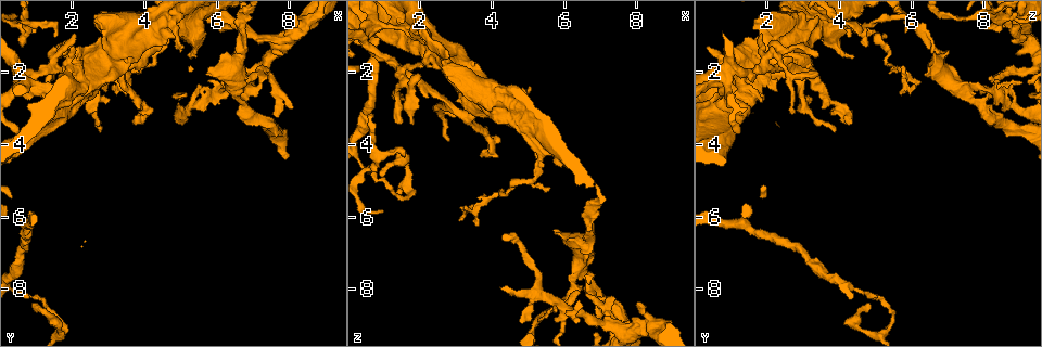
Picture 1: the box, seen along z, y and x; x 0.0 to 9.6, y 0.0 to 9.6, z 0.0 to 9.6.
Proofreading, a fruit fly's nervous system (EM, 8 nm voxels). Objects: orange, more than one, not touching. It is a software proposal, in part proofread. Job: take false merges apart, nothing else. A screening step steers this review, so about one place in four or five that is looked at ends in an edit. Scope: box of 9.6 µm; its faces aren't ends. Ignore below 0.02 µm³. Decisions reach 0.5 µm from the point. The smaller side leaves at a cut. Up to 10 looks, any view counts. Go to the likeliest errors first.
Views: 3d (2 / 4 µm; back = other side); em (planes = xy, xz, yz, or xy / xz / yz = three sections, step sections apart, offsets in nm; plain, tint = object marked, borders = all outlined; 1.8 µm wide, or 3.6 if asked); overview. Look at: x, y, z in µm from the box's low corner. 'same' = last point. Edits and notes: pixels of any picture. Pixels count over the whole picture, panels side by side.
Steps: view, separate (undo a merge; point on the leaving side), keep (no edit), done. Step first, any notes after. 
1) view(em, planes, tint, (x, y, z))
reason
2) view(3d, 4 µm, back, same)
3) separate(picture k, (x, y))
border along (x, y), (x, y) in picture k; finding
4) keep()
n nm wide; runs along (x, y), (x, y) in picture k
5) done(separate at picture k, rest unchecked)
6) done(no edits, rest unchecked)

view(3d, 4 µm, (0.75, 2.35, 0.70))
abrupt turn

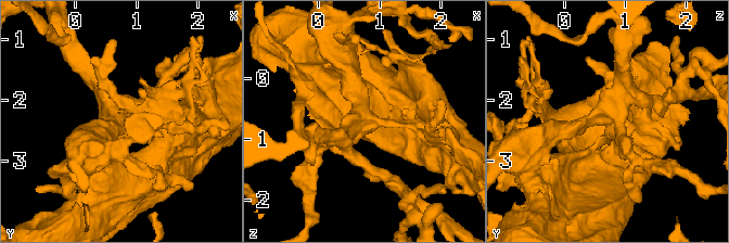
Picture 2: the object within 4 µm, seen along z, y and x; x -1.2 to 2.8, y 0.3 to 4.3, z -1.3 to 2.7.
view(em, planes, tint, (0.80, 2.35, 0.75))

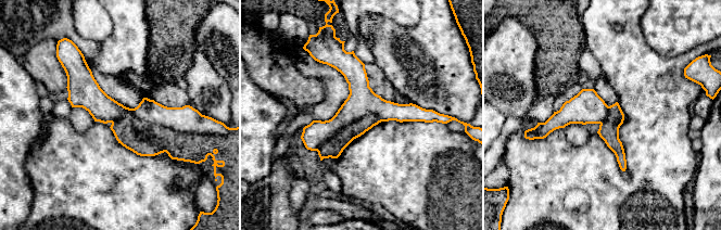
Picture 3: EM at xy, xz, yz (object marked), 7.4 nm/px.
separate(picture 3, (185, 119))
border along (112, 122), (131, 112), (191, 133) in picture 3; two neurons meet here

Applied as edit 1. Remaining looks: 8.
view(3d, 4 µm, back, (6.95, 3.20, 8.25))
side arm on a straight run

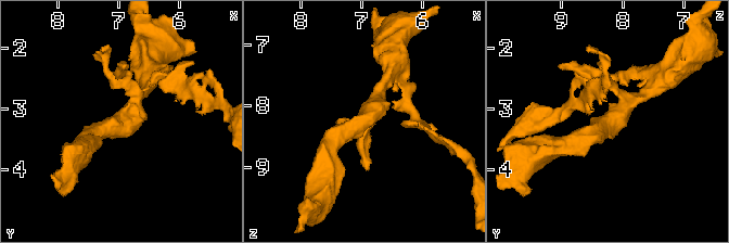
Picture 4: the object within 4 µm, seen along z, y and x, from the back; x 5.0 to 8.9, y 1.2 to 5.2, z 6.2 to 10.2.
view(em, yz, step 4, tint, (7.00, 3.20, 8.20))

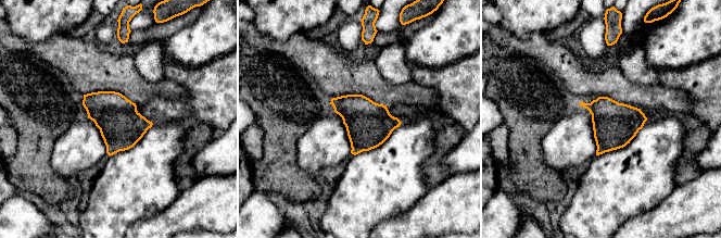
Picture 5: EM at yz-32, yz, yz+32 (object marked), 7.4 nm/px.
view(em, planes, tint, same)

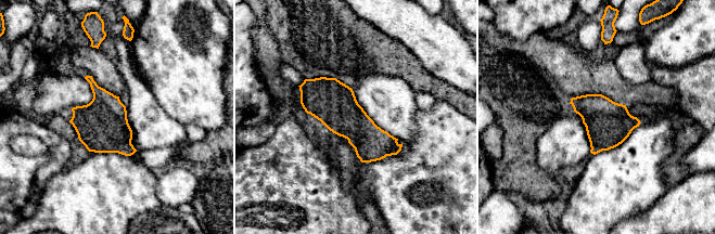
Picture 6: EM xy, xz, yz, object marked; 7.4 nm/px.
keep()
continuous, no second neuron

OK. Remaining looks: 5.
view(3d, 4 µm, (4.35, 0.70, 2.90))
two arms at a narrow angle

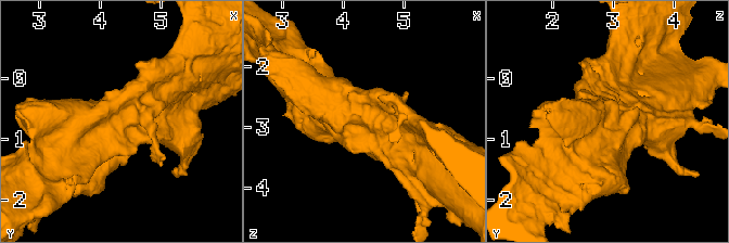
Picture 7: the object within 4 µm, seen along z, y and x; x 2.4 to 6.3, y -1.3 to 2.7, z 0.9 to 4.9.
view(em, 3.6 µm, planes, tint, (4.35, 0.75, 2.85))
need the tissue

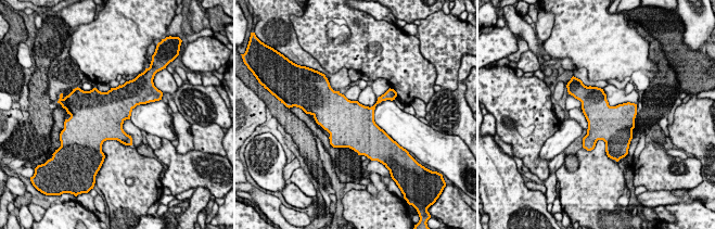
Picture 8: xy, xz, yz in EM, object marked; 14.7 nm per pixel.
keep()
one neuron here

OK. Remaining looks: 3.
view(3d, 2 µm, back, (6.55, 1.70, 6.75))
a fork

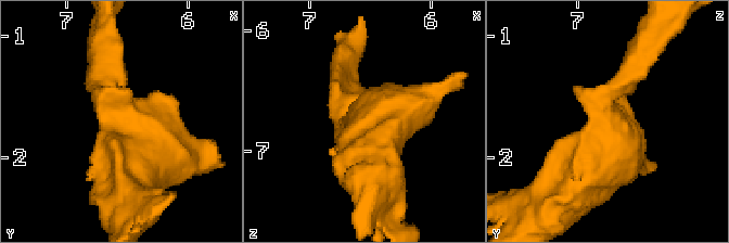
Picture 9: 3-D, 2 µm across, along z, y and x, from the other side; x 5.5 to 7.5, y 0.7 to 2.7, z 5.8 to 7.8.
view(em, xz, step 8, tint, (6.56, 1.64, 6.74))

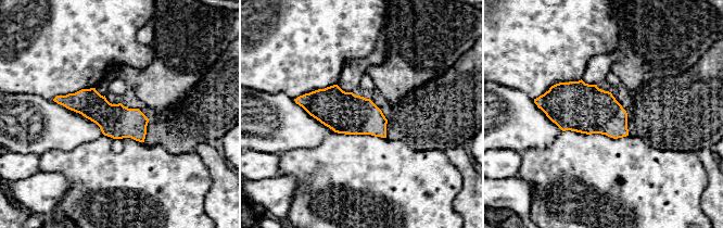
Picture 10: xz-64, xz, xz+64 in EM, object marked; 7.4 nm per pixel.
view(em, planes, borders, same)
cut it another way

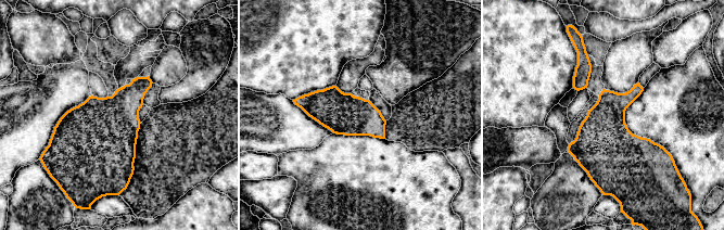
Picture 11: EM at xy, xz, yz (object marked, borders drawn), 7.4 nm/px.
keep()
continuous, no second neuron

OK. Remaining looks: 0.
done(separate at picture 3, rest unchecked)

